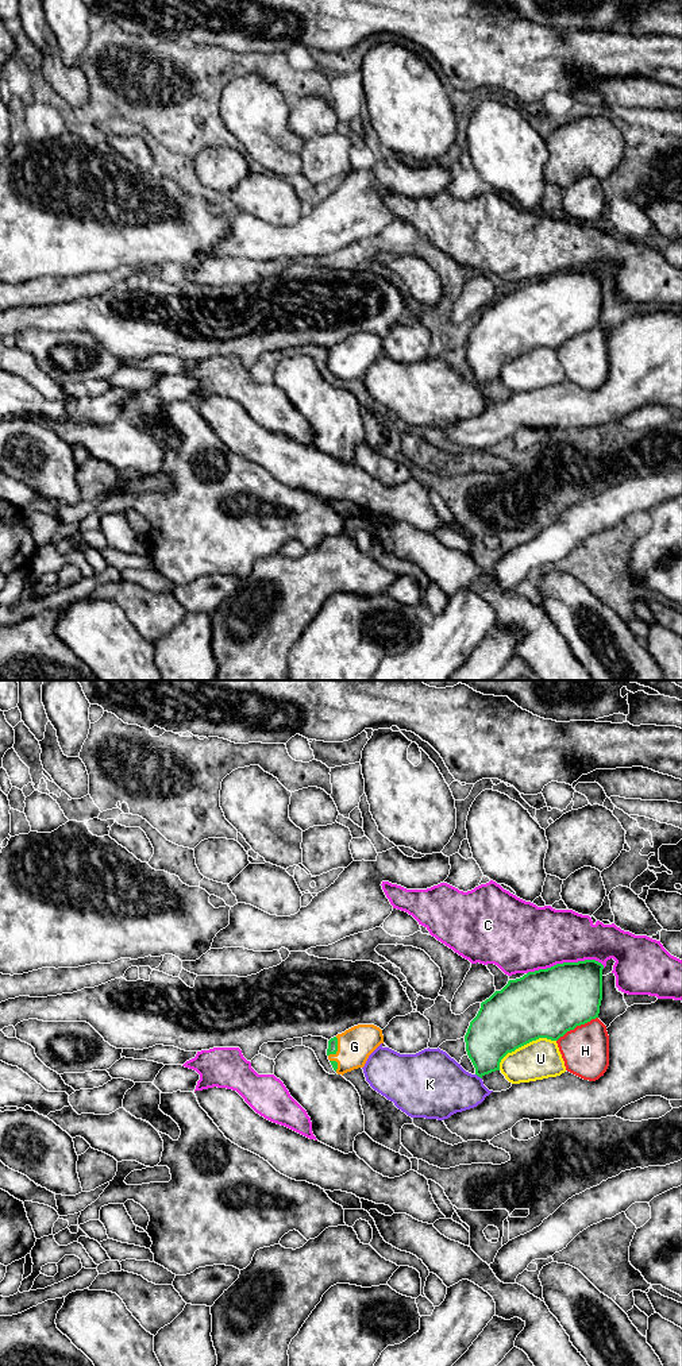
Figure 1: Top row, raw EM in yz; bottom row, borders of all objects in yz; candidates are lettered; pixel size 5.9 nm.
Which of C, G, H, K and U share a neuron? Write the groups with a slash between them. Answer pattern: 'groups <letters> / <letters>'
groups C / G / H U / K

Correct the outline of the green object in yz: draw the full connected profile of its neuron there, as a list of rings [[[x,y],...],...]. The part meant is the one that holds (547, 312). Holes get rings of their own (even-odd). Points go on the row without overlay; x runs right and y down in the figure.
[[[596,269],[556,273],[509,289],[501,298],[481,312],[477,325],[465,344],[466,360],[475,383],[483,386],[500,379],[501,368],[516,358],[547,347],[558,350],[567,340],[598,327],[602,309],[602,278]]]

